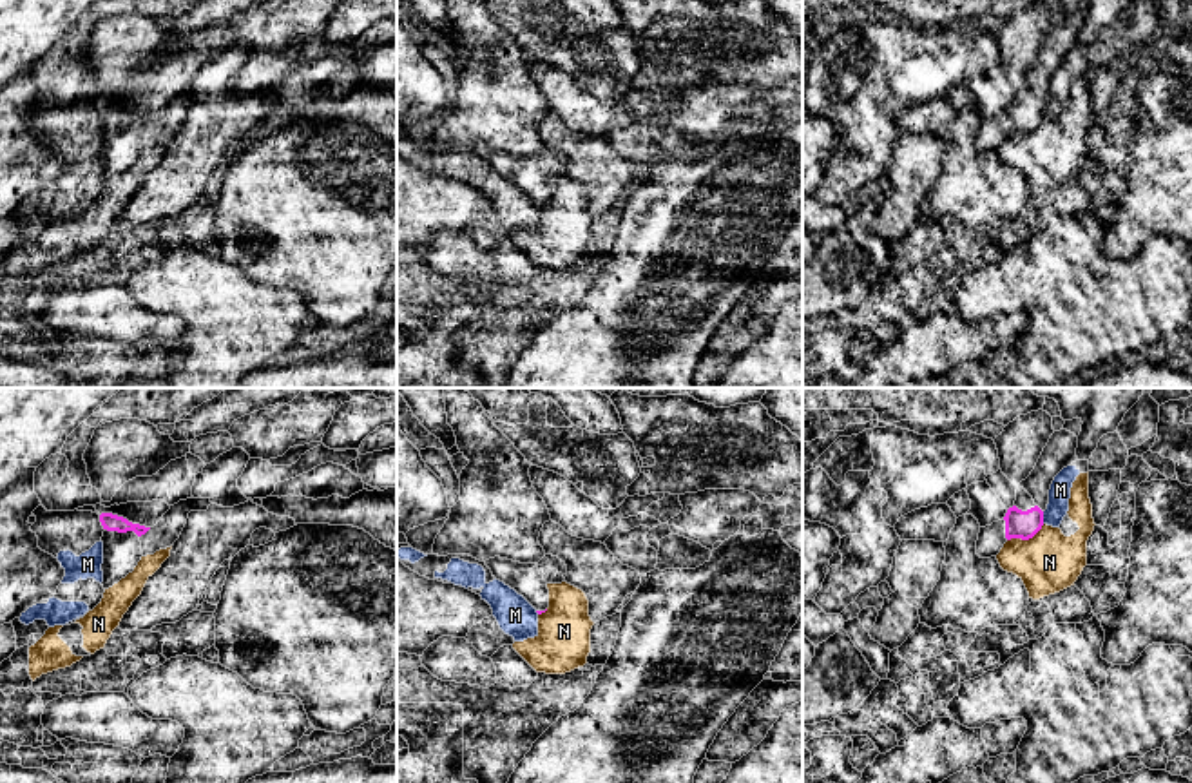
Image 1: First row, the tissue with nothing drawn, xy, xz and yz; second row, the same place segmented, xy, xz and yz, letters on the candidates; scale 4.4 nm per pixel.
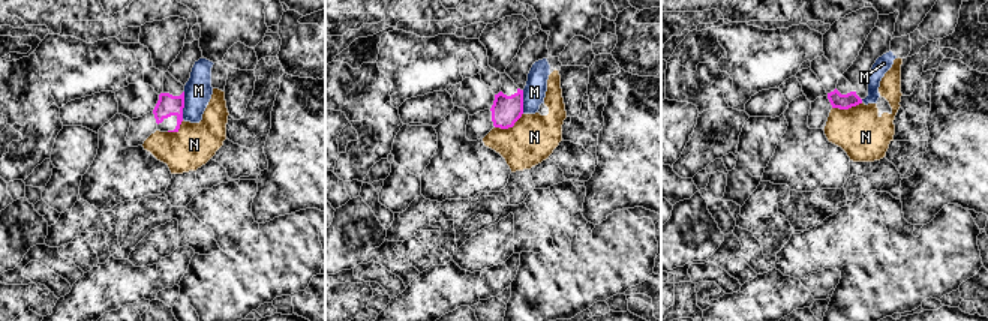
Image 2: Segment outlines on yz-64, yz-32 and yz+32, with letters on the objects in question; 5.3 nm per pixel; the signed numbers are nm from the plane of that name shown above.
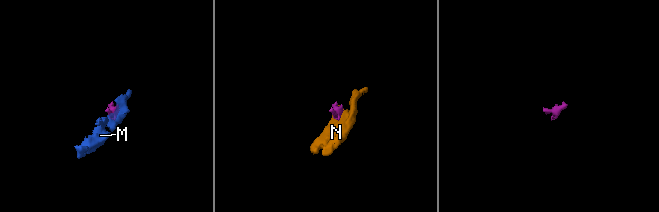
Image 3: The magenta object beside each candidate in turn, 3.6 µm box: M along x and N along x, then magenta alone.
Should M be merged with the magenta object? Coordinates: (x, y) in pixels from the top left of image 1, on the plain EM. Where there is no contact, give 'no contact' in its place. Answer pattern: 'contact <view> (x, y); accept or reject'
contact yz (1042, 111); reject

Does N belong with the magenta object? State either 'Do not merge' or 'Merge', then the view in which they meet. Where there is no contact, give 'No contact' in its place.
Do not merge. Touches magenta in yz

